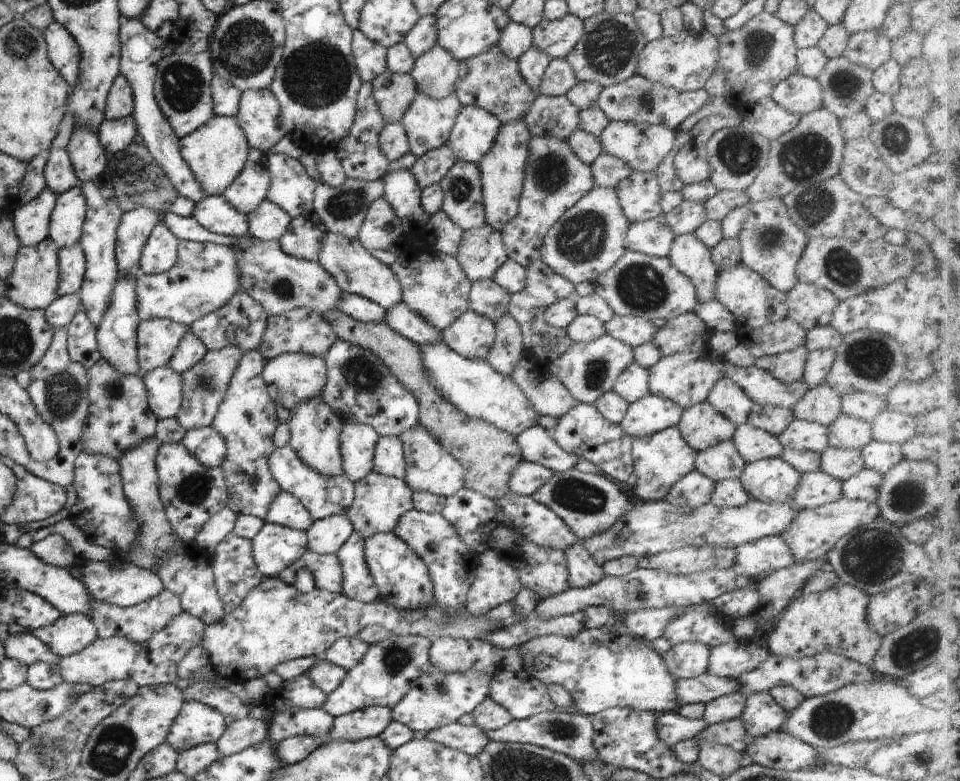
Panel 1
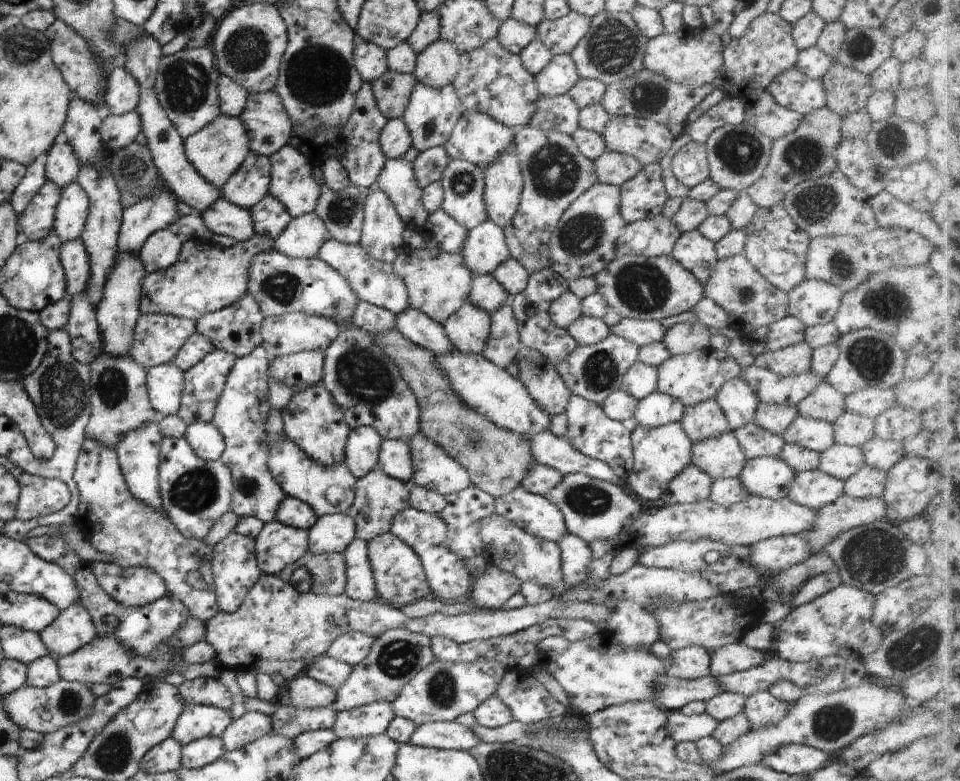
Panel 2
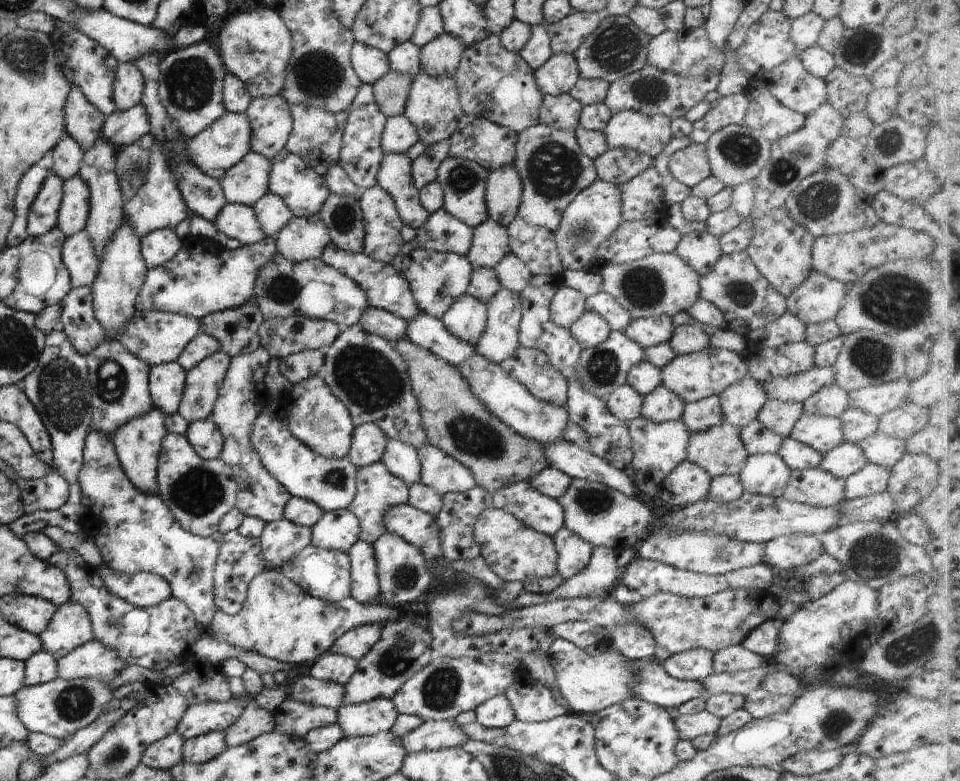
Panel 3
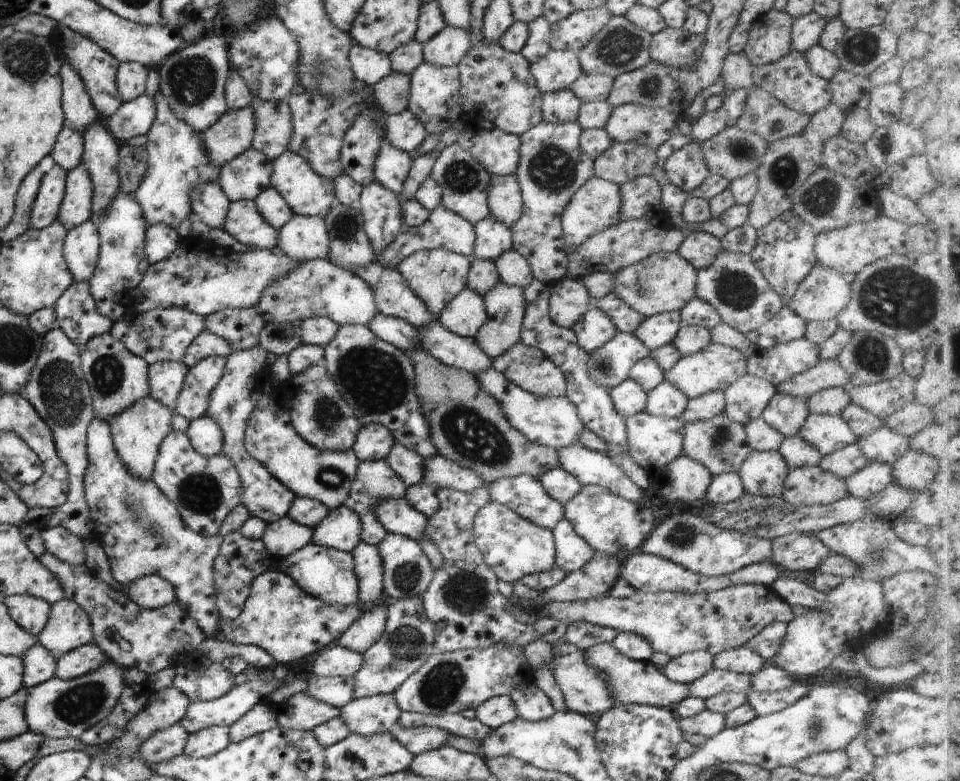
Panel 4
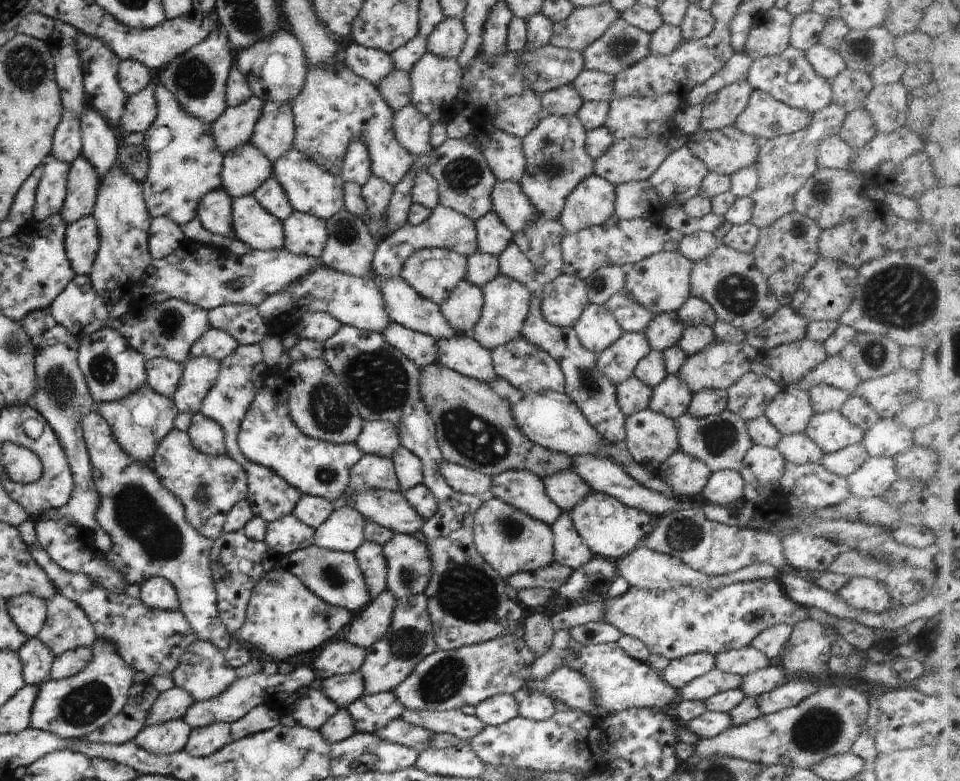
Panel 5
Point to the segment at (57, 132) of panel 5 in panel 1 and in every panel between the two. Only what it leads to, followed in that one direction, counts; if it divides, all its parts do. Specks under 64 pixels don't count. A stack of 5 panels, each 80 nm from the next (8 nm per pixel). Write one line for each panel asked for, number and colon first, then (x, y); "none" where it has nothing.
1: (59, 177)
2: (61, 167)
3: (66, 155)
4: (66, 152)

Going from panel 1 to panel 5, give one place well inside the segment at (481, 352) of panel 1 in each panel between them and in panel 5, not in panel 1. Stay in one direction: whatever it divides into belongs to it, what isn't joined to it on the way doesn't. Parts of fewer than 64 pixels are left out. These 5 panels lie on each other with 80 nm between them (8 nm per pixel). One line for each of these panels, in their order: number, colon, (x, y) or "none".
2: (467, 329)
3: (465, 319)
4: (463, 315)
5: (461, 309)

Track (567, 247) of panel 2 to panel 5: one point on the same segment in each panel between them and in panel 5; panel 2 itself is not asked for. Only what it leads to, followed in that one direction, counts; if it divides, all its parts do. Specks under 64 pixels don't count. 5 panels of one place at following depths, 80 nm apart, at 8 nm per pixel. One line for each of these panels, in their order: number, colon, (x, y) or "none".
3: (593, 214)
4: (594, 207)
5: (591, 202)

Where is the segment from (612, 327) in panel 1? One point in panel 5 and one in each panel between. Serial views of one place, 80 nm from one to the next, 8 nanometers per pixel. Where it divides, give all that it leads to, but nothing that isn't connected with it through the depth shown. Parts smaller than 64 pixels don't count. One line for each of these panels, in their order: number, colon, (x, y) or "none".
2: (639, 333)
3: (655, 330)
4: (657, 330)
5: (662, 331)

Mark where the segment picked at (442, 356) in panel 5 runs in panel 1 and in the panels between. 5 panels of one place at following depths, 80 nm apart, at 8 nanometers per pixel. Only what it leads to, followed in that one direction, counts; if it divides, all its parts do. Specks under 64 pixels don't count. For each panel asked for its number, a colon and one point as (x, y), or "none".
1: (399, 318)
2: (413, 325)
3: (423, 330)
4: (457, 352)

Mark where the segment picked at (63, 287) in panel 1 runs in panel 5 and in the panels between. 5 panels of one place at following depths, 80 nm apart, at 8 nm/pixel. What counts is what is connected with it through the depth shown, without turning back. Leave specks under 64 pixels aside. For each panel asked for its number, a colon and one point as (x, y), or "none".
2: (73, 258)
3: (77, 254)
4: (80, 244)
5: (81, 239)

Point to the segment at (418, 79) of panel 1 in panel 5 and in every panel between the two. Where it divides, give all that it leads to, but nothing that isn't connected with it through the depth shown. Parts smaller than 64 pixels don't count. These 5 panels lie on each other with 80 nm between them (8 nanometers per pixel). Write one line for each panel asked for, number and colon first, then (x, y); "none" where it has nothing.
2: (435, 66)
3: (439, 58)
4: (445, 49)
5: (445, 41)

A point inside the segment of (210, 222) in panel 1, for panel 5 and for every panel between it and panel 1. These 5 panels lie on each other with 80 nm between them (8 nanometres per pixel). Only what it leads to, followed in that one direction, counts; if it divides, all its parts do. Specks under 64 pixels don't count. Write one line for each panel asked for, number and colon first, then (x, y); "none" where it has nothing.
2: (222, 218)
3: (236, 221)
4: (242, 222)
5: (254, 227)

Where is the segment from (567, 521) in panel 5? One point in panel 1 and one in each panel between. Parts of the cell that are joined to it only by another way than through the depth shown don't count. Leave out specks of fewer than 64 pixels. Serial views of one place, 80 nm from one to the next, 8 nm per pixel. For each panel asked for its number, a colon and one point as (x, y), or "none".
1: (582, 571)
2: (575, 555)
3: (573, 553)
4: (570, 552)

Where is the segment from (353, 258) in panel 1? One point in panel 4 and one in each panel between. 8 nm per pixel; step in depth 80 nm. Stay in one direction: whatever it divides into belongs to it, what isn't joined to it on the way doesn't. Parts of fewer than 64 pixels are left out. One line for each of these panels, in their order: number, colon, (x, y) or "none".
2: (372, 281)
3: (384, 288)
4: (392, 297)

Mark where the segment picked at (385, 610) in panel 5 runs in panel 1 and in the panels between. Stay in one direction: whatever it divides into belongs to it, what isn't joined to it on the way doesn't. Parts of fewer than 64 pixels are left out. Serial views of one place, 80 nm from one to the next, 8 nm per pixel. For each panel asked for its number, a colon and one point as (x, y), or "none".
1: (345, 653)
2: (349, 648)
3: (355, 643)
4: (366, 630)

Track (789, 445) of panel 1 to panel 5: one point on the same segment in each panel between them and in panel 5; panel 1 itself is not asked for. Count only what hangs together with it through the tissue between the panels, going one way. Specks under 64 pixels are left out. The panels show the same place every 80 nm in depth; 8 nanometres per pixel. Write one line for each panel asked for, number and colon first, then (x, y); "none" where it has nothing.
2: (815, 435)
3: (822, 434)
4: (826, 433)
5: (828, 430)

